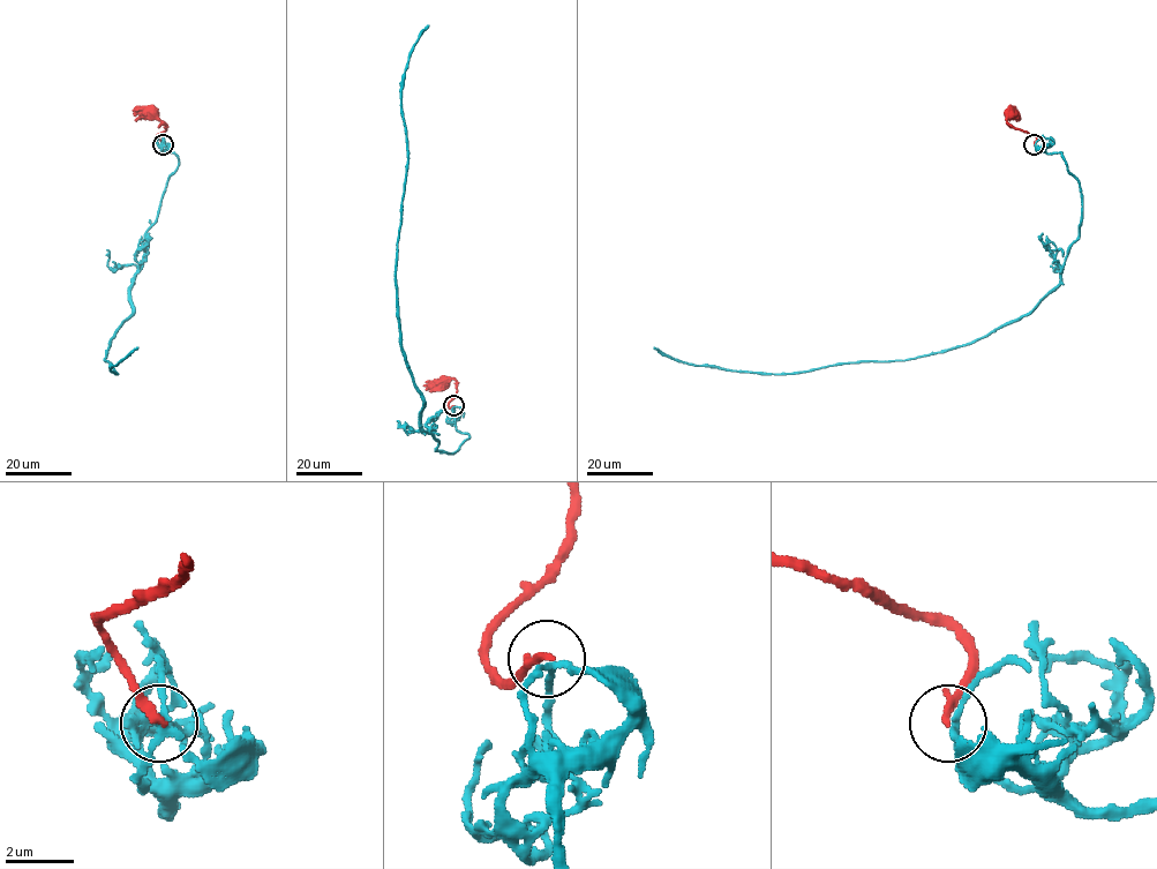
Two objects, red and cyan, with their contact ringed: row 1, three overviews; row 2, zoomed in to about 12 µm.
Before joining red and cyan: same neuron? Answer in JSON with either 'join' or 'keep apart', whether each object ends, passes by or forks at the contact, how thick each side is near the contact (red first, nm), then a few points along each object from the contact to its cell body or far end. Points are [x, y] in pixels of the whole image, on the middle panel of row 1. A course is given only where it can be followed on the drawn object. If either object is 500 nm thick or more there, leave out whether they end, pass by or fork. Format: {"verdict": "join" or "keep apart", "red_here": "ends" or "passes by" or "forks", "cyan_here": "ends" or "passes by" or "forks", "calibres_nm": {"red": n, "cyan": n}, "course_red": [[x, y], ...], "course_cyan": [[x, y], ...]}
{"verdict": "keep apart", "red_here": "ends", "cyan_here": "forks", "calibres_nm": {"red": 260, "cyan": 160}, "course_red": [[453, 405], [448, 405], [456, 392], [456, 381], [443, 381]], "course_cyan": [[453, 406], [456, 428], [470, 437], [448, 454], [423, 429], [397, 308], [407, 163], [403, 79], [429, 25]]}

